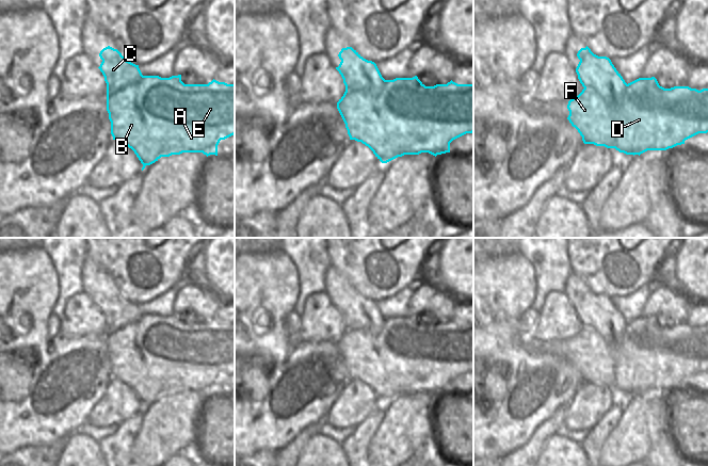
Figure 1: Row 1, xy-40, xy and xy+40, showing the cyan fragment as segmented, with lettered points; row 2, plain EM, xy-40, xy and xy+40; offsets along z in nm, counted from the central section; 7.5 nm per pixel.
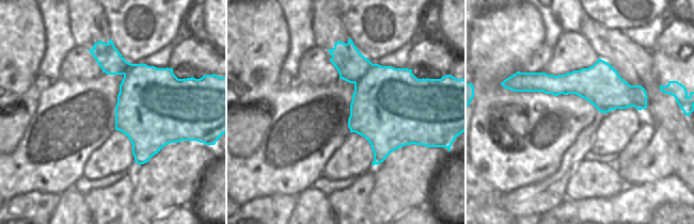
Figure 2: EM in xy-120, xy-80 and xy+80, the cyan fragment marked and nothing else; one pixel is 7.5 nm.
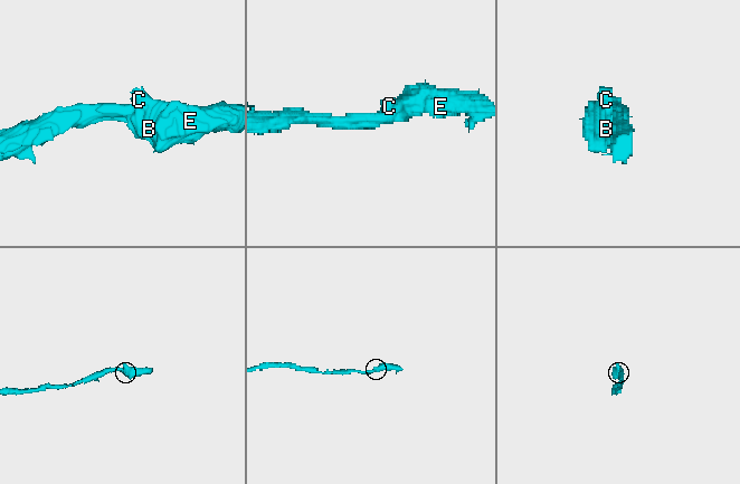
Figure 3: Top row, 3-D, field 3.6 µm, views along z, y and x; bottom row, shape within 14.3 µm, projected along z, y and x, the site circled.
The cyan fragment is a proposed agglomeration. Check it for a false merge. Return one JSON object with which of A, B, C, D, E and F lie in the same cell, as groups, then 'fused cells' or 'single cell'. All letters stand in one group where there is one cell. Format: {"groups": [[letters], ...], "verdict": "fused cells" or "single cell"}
{"groups": [["A", "B", "C", "D", "E", "F"]], "verdict": "single cell"}

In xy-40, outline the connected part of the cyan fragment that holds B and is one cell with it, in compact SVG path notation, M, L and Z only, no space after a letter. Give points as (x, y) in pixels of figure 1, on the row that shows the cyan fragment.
M110 46L103 48L99 57L102 62L98 68L107 83L107 111L111 122L111 134L113 140L134 151L143 164L142 171L161 157L182 152L203 152L207 157L218 156L220 141L235 134L235 84L214 79L208 84L184 84L181 81L181 75L170 78L143 76L139 65L127 61L117 49Z

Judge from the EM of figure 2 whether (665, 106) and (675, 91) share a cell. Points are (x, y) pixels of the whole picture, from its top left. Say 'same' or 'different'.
different

